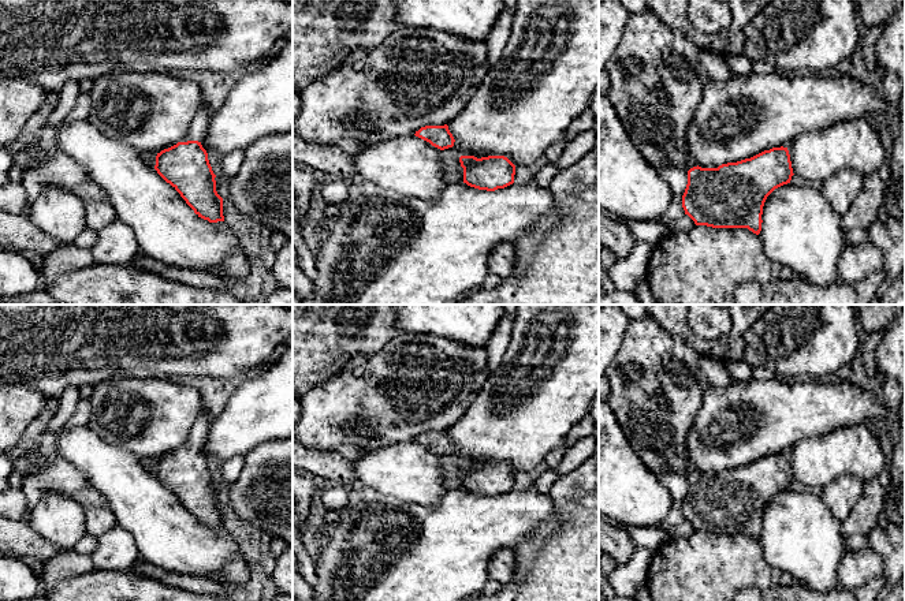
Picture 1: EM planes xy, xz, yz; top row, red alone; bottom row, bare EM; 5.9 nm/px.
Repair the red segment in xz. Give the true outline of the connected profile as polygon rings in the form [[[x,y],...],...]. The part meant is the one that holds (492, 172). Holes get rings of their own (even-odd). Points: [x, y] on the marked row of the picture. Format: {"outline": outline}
{"outline": [[[461,156],[463,183],[487,191],[504,188],[514,183],[515,165],[504,156]]]}

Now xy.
{"outline": [[[204,101],[197,111],[189,134],[176,145],[156,156],[154,169],[194,210],[209,223],[224,221],[223,198],[216,191],[216,175],[202,148],[211,120],[211,108]]]}

